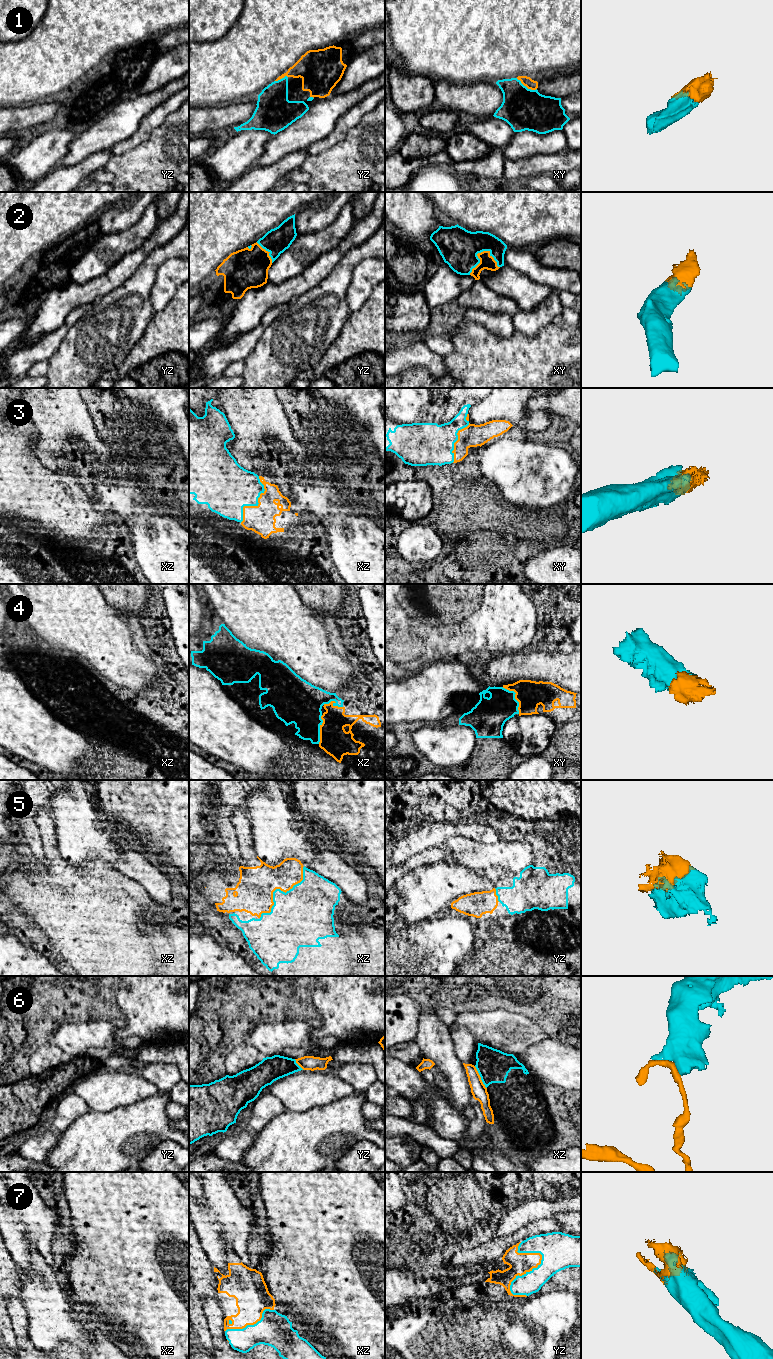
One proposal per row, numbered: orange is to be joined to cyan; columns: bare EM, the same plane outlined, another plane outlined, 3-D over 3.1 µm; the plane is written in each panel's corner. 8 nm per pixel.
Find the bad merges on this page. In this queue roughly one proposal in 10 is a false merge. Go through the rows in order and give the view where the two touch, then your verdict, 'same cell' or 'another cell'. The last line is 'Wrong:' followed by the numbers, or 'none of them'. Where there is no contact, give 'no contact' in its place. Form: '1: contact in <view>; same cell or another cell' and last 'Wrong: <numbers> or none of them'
1: contact in xy; same cell
2: contact in xy; same cell
3: contact in xz; same cell
4: contact in xy; same cell
5: contact in xz; same cell
6: contact in xz; another cell
7: contact in yz; same cell
Wrong: 6

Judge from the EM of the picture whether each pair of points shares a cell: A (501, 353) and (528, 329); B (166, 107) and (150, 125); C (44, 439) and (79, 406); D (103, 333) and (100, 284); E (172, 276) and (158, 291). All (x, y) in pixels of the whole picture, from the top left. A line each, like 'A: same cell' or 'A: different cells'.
A: different cells
B: same cell
C: same cell
D: different cells
E: same cell

